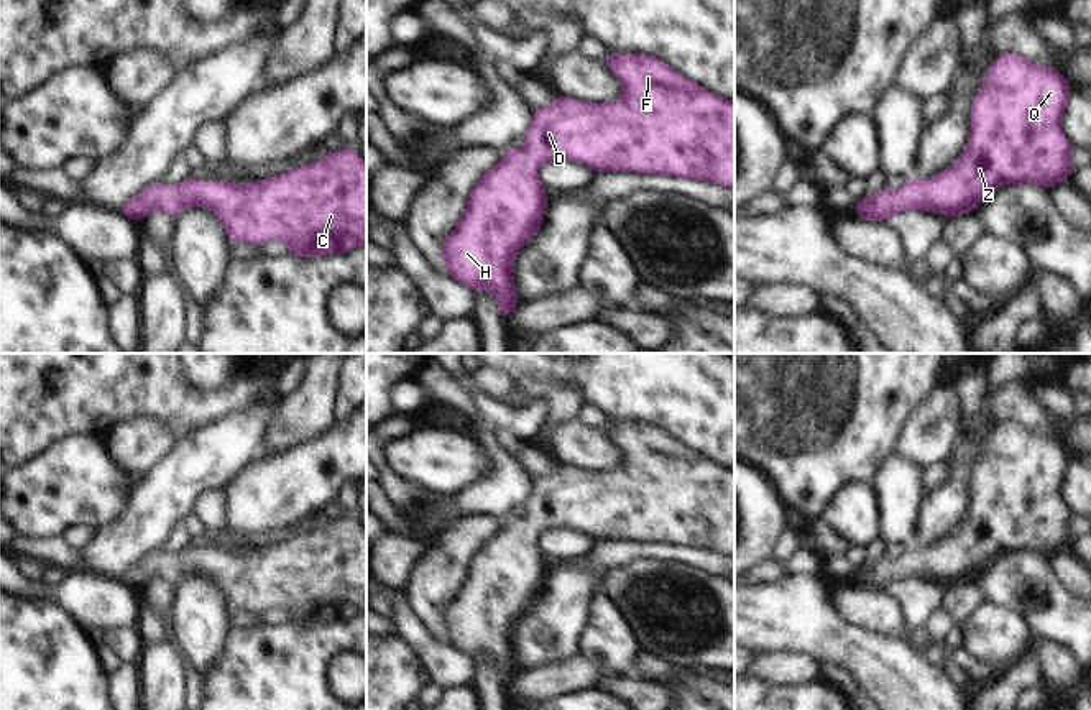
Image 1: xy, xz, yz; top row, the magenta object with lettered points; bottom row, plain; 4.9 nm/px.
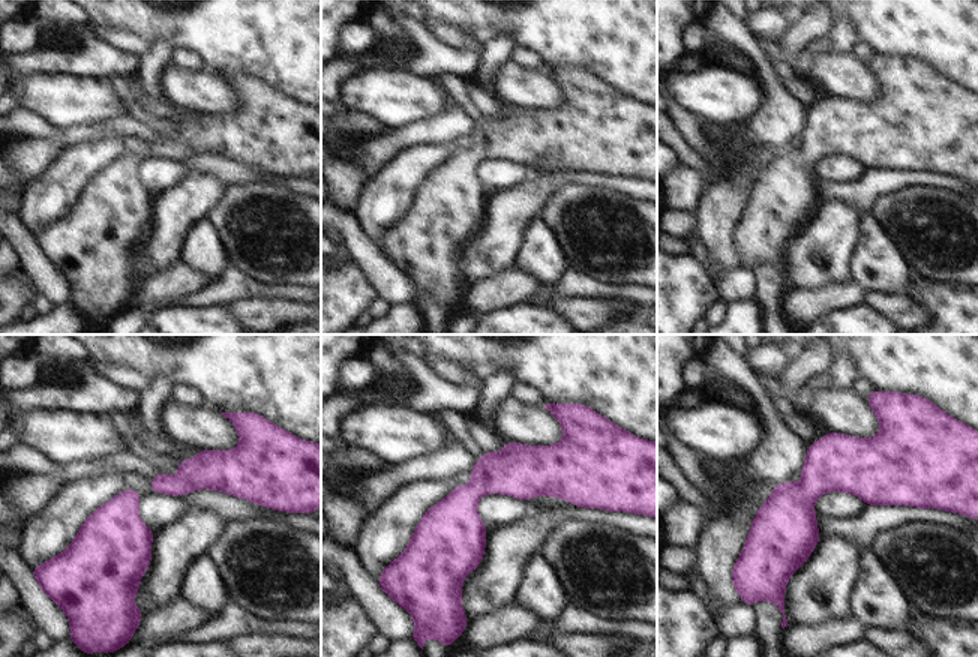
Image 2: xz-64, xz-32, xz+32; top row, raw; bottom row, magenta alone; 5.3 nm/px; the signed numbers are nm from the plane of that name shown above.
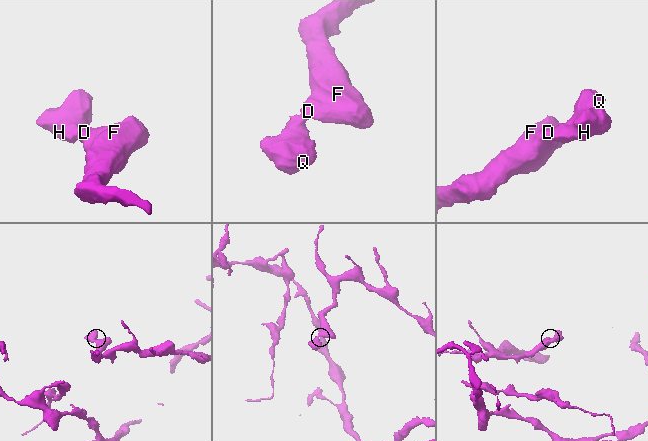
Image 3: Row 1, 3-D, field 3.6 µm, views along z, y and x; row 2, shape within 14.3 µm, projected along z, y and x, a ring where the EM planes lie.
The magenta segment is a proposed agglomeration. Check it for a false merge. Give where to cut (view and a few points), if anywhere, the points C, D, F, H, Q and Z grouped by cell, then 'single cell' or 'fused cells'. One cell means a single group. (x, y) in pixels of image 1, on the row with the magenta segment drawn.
cut none; groups C D F H Q Z; single cell

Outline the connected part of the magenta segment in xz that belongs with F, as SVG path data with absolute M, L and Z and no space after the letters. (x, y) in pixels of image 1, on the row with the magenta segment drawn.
M608 53L603 64L619 79L621 97L610 104L590 104L555 95L549 108L537 108L527 128L526 148L506 146L504 158L488 169L468 194L467 209L440 245L449 276L476 294L480 286L490 288L498 302L499 317L508 317L521 302L514 291L514 255L534 237L547 207L546 191L537 178L539 168L550 159L572 159L590 166L595 173L644 173L656 176L680 176L734 187L734 104L688 81L667 62L647 54Z

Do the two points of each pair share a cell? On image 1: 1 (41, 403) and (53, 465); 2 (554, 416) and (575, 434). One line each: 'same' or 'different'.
1: different
2: different

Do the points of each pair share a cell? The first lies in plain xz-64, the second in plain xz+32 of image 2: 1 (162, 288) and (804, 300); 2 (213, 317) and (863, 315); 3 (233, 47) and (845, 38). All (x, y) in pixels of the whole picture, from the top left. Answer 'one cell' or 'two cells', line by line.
1: one cell
2: one cell
3: two cells

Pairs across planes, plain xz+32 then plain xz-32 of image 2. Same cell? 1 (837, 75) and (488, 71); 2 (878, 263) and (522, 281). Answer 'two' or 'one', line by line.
1: two
2: two

